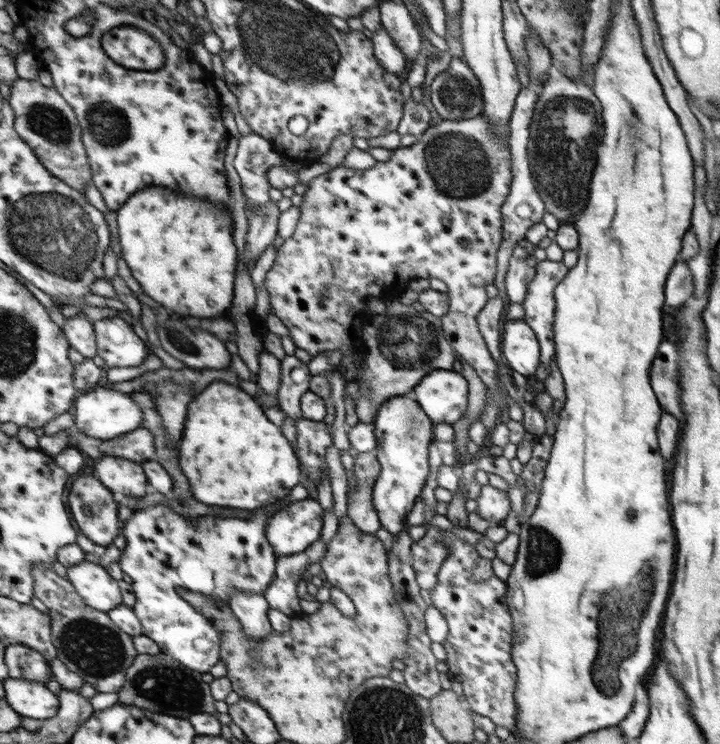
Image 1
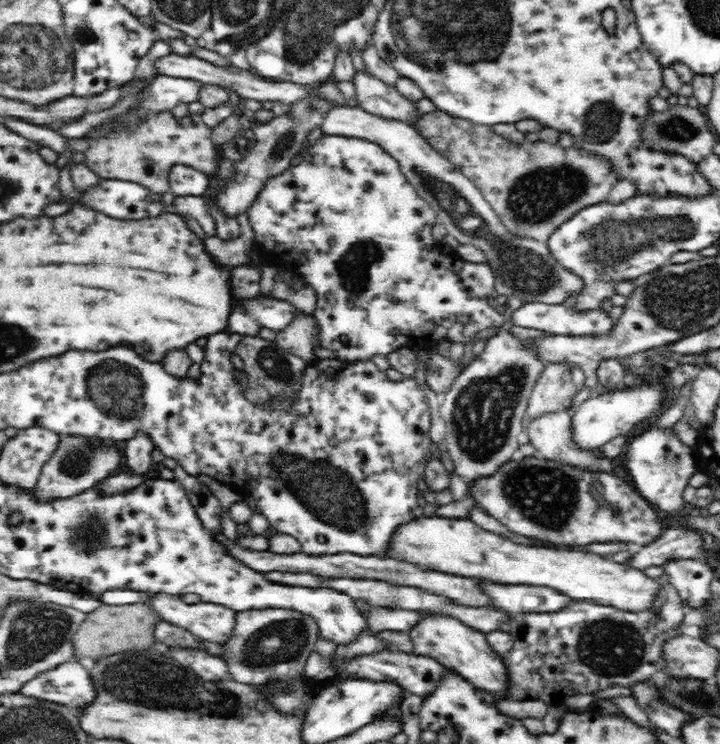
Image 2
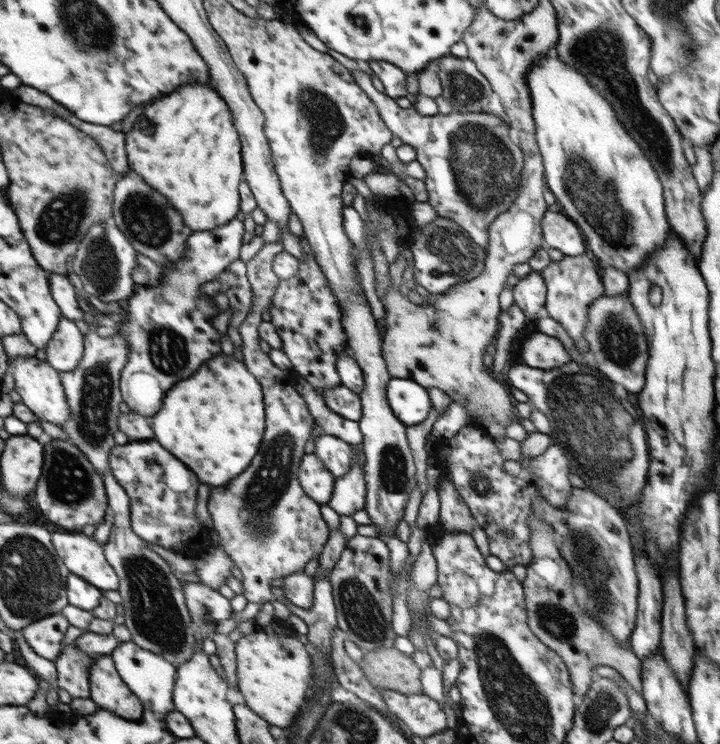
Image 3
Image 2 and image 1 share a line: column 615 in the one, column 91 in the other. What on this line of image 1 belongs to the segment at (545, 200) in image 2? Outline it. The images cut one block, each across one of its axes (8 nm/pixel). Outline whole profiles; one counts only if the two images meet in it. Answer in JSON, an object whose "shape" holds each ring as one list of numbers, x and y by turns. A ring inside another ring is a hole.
{"shape":[[36,78,34,80,17,79,10,87,8,100,16,114,15,128,32,147,35,154,51,174,67,182,79,192,85,192,94,184,91,171,90,155,83,142,83,128,74,107,53,87,45,87]]}

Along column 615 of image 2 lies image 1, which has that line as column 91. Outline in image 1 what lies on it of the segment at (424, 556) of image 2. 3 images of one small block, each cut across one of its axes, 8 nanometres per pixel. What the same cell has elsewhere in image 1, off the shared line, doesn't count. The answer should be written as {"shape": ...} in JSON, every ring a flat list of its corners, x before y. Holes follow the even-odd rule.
{"shape":[[85,560,71,566,71,568,65,567,65,573,67,580,75,586,75,590,83,597,85,603,94,609,108,613,123,604,123,594,121,594,119,582,99,563]]}

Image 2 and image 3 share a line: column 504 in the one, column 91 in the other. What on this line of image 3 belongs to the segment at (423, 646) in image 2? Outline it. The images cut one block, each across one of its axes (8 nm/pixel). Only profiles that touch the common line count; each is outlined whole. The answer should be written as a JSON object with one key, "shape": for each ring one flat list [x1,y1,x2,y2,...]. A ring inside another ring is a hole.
{"shape":[[111,654,99,655,96,663,92,664,90,681,91,700,99,708,129,721,143,718,143,704,122,679]]}

